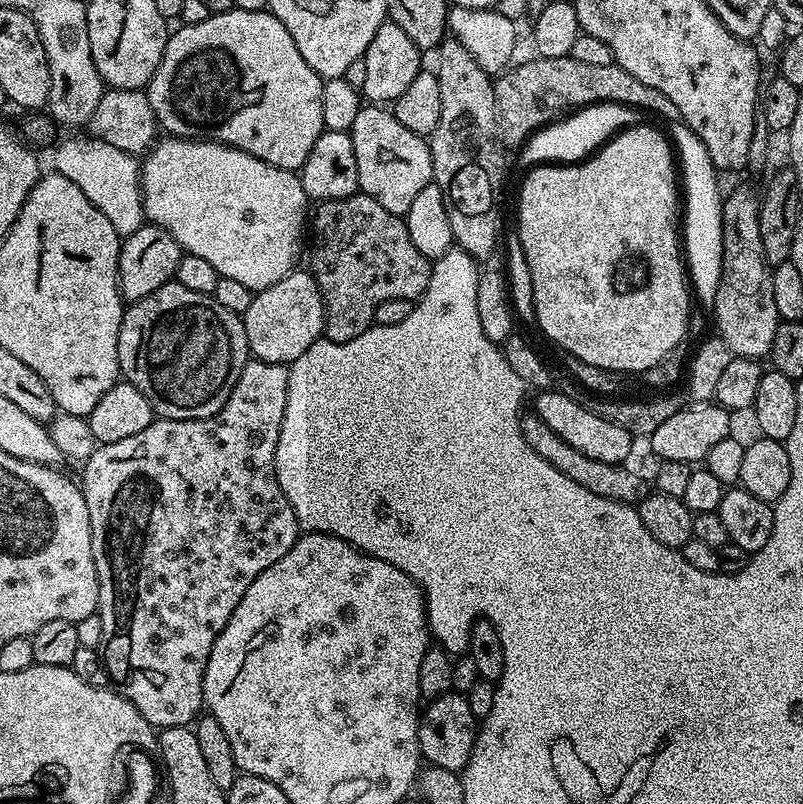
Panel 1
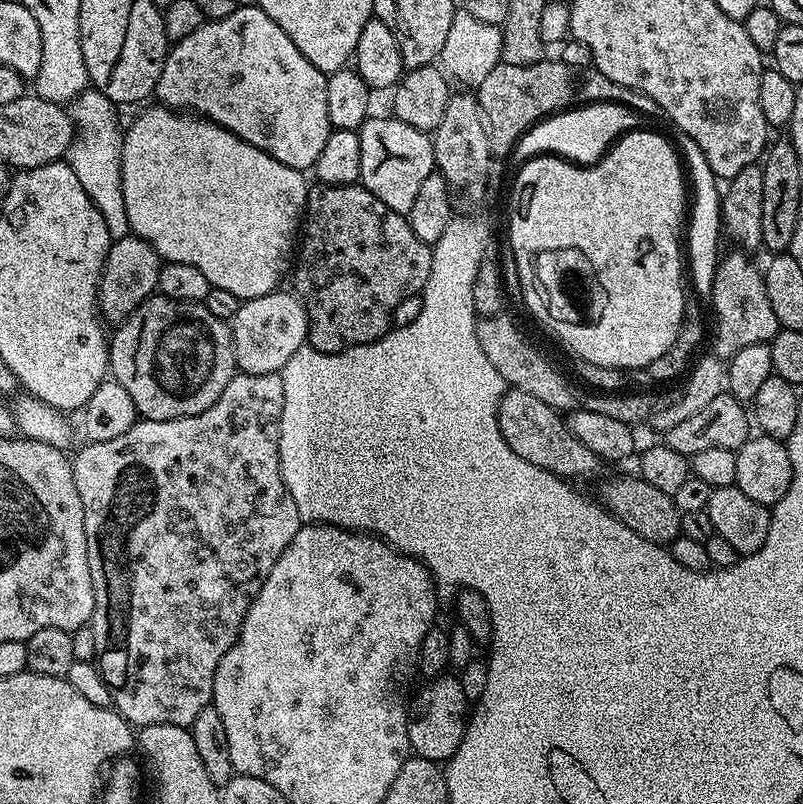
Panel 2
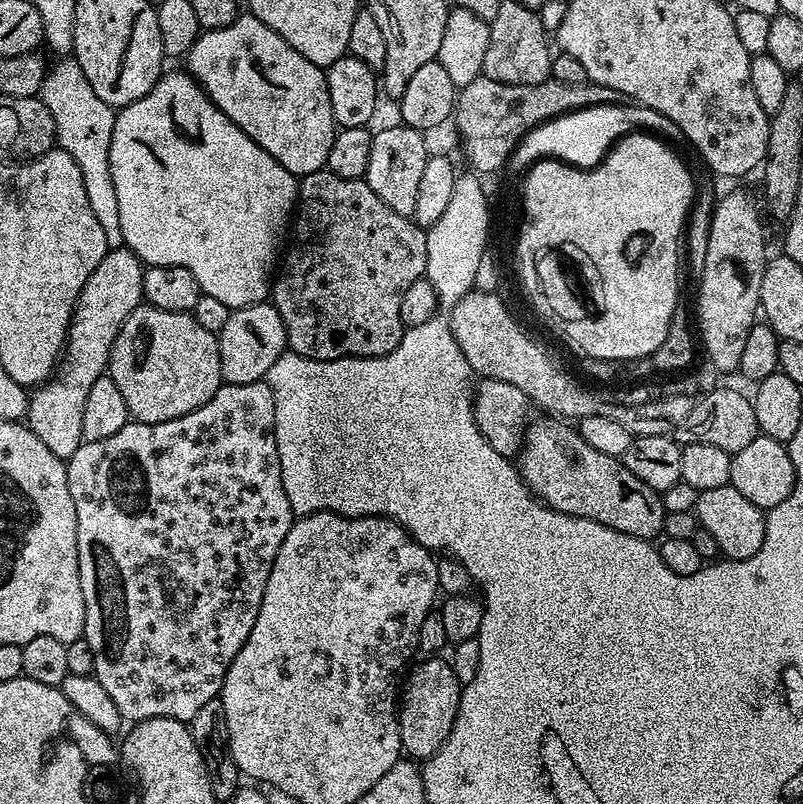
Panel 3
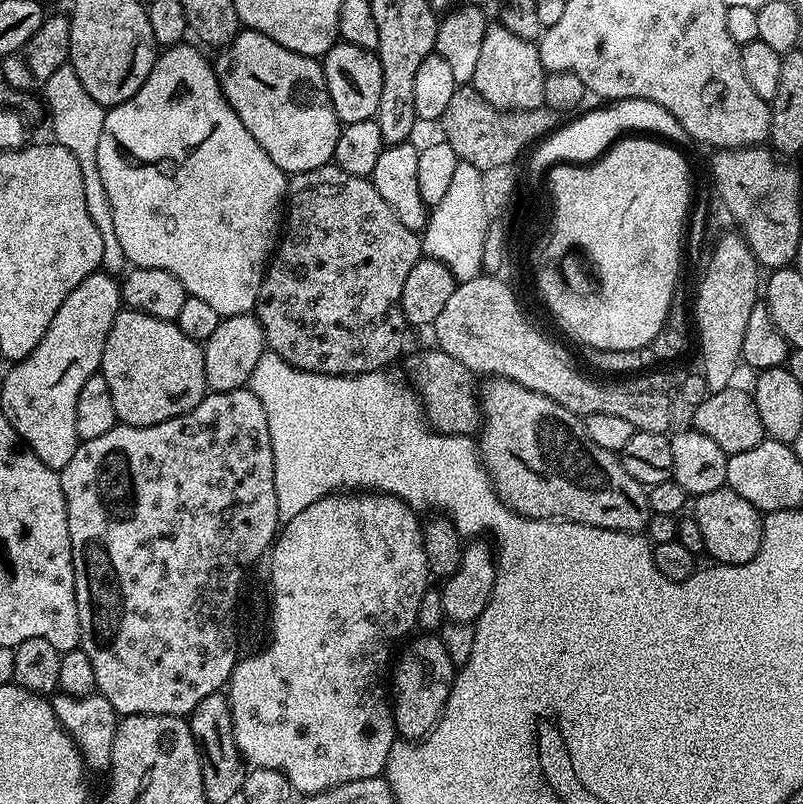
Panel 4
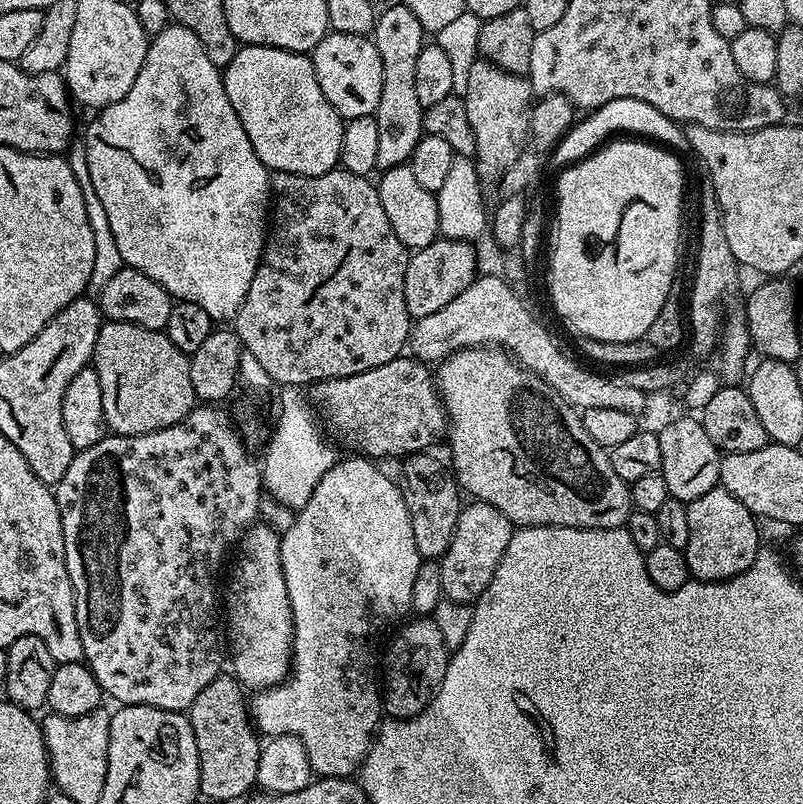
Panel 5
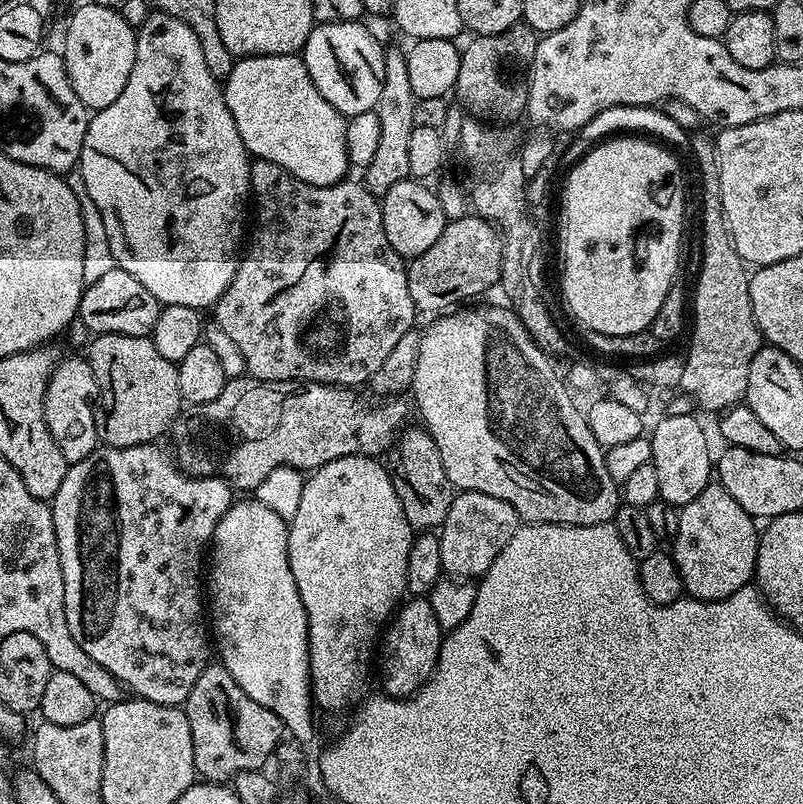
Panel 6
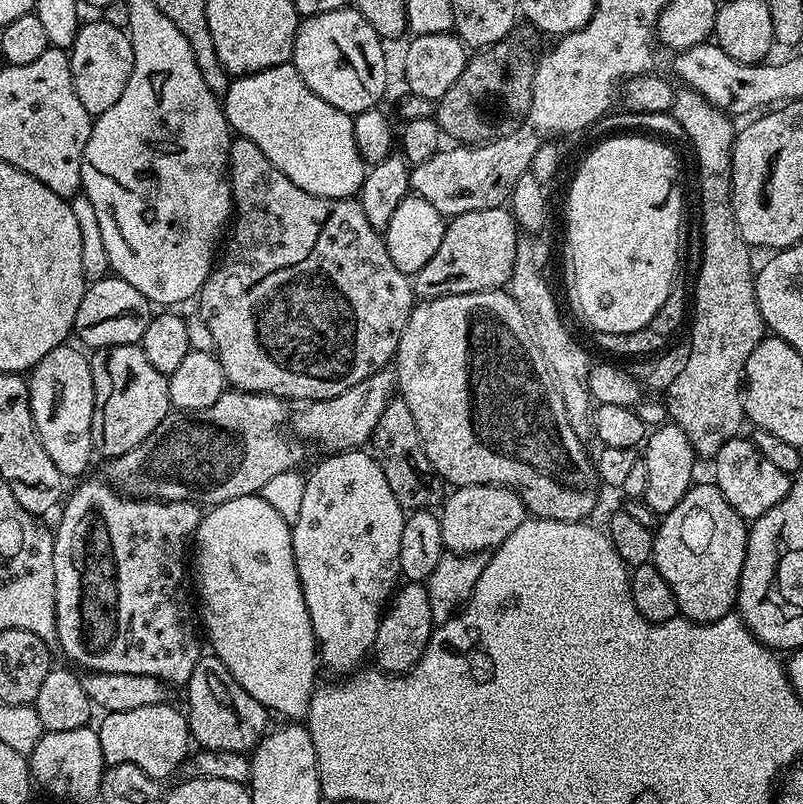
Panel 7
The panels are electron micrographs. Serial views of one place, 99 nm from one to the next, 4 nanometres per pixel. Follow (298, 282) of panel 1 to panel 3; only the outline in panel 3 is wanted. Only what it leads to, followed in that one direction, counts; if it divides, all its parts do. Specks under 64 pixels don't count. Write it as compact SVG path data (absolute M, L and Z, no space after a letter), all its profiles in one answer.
M270 302L233 310L218 335L218 354L222 366L220 379L226 384L249 384L264 380L270 366L274 366L274 362L278 362L288 348L286 326Z

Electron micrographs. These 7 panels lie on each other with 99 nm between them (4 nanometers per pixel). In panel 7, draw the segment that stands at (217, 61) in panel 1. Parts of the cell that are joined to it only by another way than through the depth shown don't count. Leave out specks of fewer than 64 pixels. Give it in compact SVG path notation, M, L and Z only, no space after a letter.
M292 63L235 77L224 91L222 103L229 129L237 137L254 142L294 186L335 200L359 193L366 165L354 144L352 116L318 98Z

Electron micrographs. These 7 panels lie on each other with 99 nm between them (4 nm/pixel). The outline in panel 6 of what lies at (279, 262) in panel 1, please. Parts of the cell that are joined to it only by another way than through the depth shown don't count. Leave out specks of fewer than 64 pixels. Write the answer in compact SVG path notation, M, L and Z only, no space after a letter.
M155 10L149 11L146 22L142 22L142 26L136 29L136 53L134 54L134 70L130 70L130 82L126 82L126 87L122 89L122 94L118 94L118 98L114 98L114 102L110 102L110 106L93 111L91 113L88 129L86 130L86 138L82 142L82 150L80 151L80 163L78 171L82 182L86 186L86 200L96 207L96 212L100 215L100 224L104 227L104 236L108 239L108 252L113 256L115 267L126 270L126 274L131 274L137 282L142 282L142 286L146 286L146 290L150 290L150 294L154 294L154 298L158 298L158 302L163 306L173 304L174 306L190 306L197 310L211 309L220 301L220 296L228 289L230 282L234 278L236 268L242 259L242 244L240 248L240 239L244 236L244 203L250 200L250 170L252 169L252 160L250 153L246 150L246 146L242 142L242 134L238 134L238 126L234 126L234 118L230 114L230 110L224 101L224 90L221 81L214 78L214 74L210 74L210 69L206 67L206 58L202 55L202 46L198 42L194 30L190 30L190 26L186 26L186 22L182 22L173 16L167 16L164 12Z

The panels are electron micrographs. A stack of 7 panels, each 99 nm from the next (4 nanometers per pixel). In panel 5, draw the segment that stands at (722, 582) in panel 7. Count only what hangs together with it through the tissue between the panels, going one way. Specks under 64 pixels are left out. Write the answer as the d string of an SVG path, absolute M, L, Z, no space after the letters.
M725 488L710 489L702 498L687 501L690 518L690 542L682 549L688 574L694 580L729 580L752 566L760 553L760 528L752 515L734 494Z

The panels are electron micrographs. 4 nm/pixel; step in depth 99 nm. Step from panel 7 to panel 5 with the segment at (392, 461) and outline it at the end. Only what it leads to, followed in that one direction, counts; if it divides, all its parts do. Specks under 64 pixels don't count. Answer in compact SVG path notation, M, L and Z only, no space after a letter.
M432 454L409 455L403 461L403 464L405 481L403 480L402 491L406 502L406 510L410 514L410 526L414 530L414 542L418 542L418 554L421 561L439 561L440 557L445 556L448 552L450 542L454 538L454 528L458 526L458 514L462 507L462 499L460 500L462 489L456 483L453 473L446 467L445 461L443 464L442 461L435 460Z

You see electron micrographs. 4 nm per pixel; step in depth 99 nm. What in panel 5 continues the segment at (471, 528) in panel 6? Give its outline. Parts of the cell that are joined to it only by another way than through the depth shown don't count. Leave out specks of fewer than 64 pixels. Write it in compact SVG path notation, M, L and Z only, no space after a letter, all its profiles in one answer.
M481 500L468 503L461 507L458 526L454 528L454 538L448 552L440 557L438 563L442 570L444 599L475 605L486 586L490 586L490 578L494 578L494 570L502 554L506 554L506 546L510 546L514 526L506 518L506 514L502 514L502 510L494 510L494 506Z

